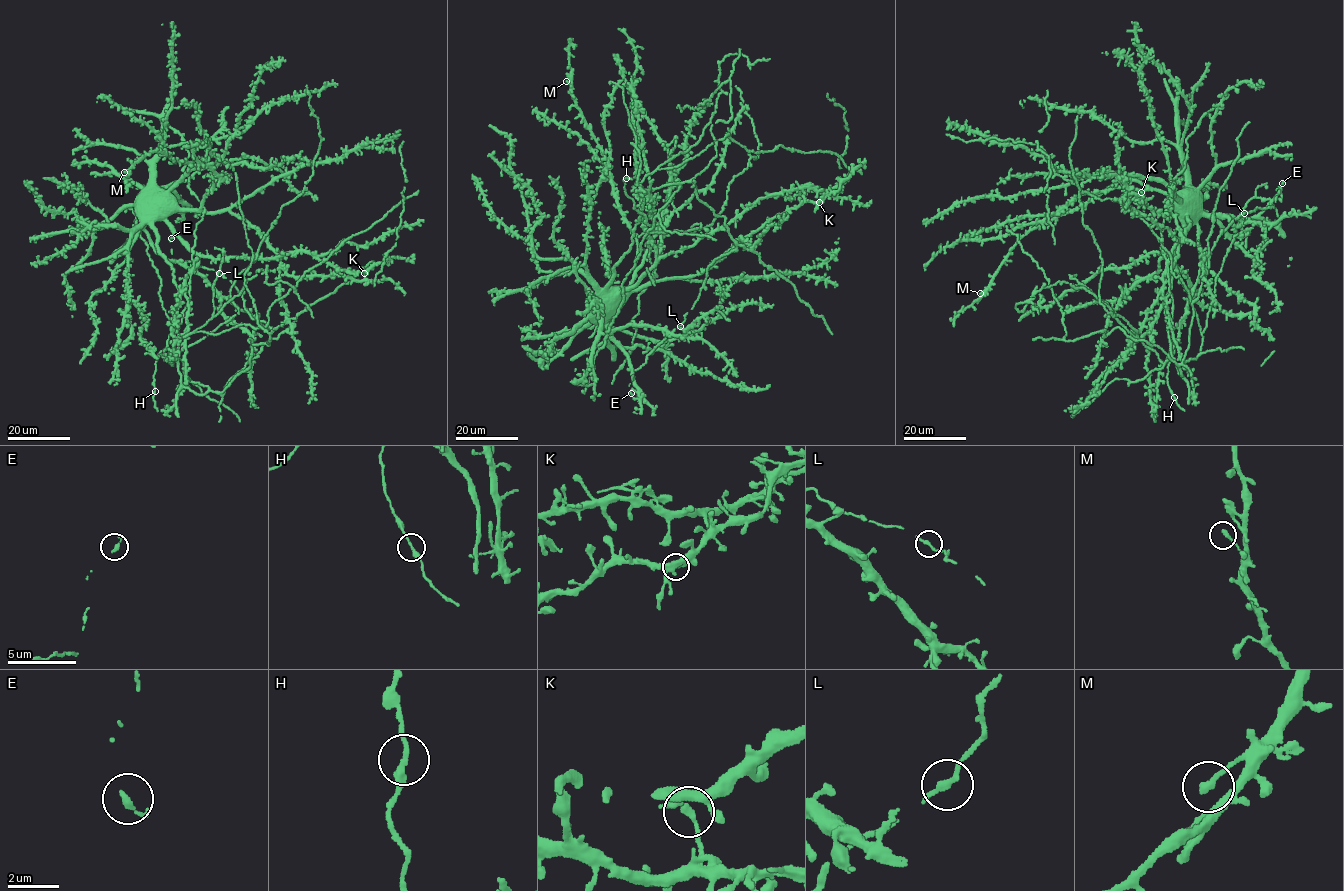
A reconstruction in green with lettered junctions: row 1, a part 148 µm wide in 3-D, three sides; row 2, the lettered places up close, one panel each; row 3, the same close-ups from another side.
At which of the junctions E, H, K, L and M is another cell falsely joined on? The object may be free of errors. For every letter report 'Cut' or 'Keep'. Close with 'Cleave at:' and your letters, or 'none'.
E: Keep
H: Keep
K: Keep
L: Keep
M: Keep
Cleave at: none

